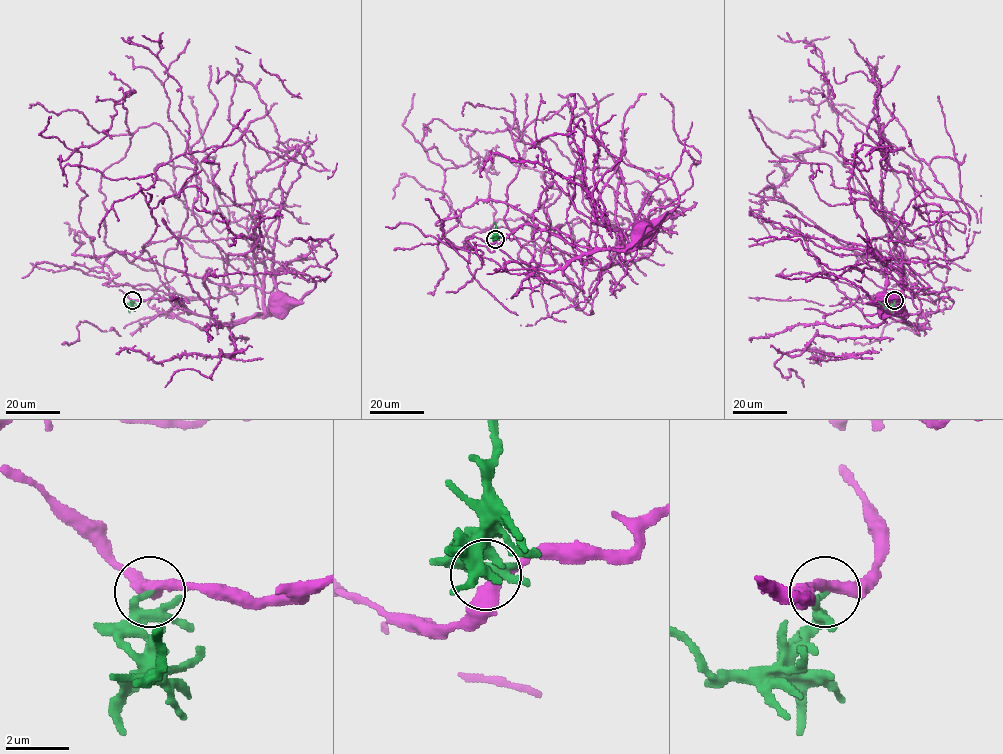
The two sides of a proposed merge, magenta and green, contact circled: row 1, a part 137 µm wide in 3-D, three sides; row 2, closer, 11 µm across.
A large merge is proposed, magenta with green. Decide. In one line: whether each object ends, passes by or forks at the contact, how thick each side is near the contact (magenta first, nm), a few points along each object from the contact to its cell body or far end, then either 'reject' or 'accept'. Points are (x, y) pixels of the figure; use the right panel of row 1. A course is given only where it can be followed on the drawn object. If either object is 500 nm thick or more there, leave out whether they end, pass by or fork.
magenta passes by; green ends; calibres 400 and 220 nm; course magenta (895, 300), (880, 298), (886, 309), (908, 323), (894, 304), (888, 304), (887, 300); course green (894, 300), (889, 307), (878, 301); reject

